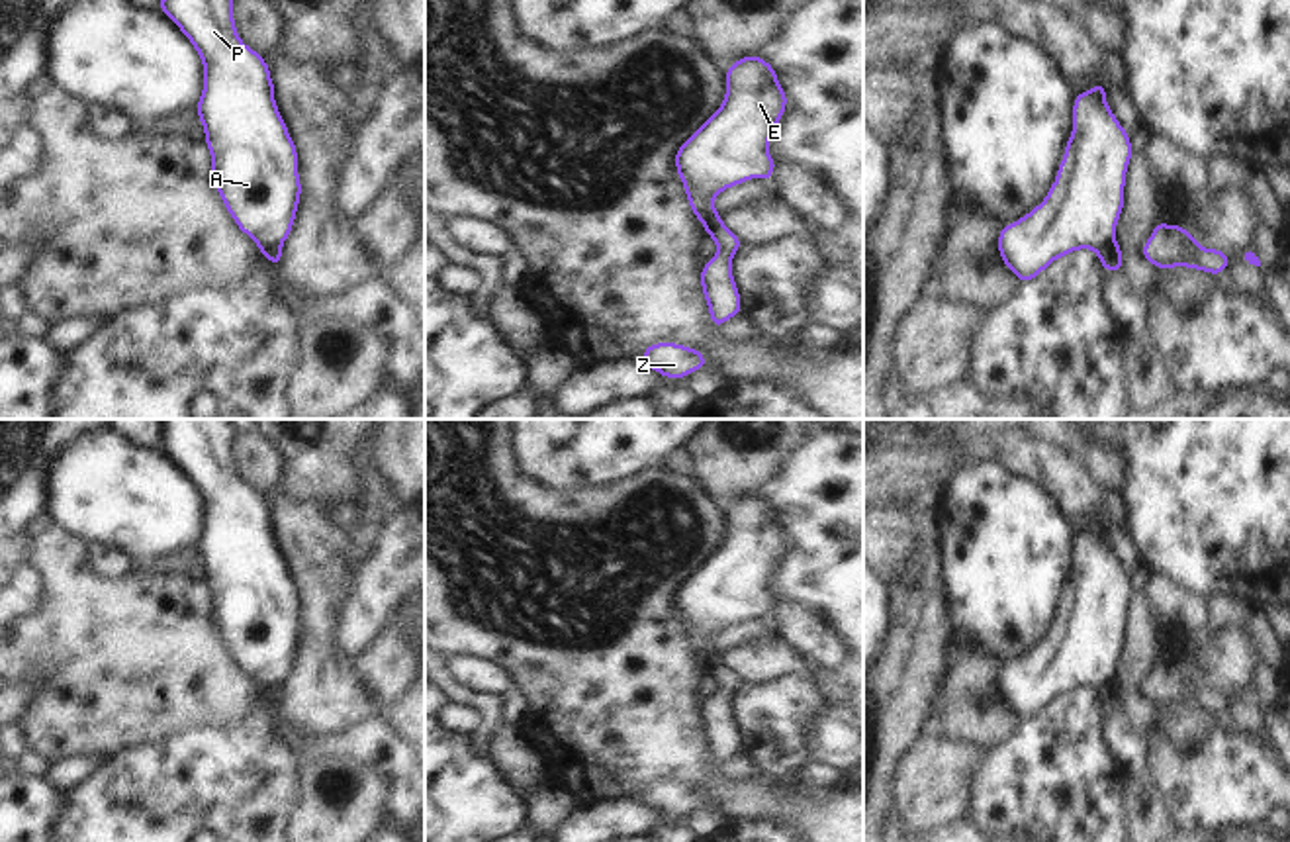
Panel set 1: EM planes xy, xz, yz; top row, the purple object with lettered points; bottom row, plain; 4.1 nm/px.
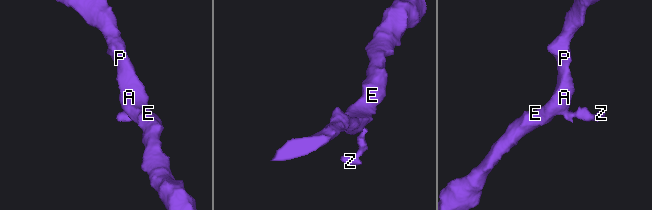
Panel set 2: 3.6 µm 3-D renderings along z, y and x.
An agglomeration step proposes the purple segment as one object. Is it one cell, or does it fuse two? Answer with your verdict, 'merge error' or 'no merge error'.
merge error

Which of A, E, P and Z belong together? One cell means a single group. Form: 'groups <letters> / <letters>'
groups A E P / Z

